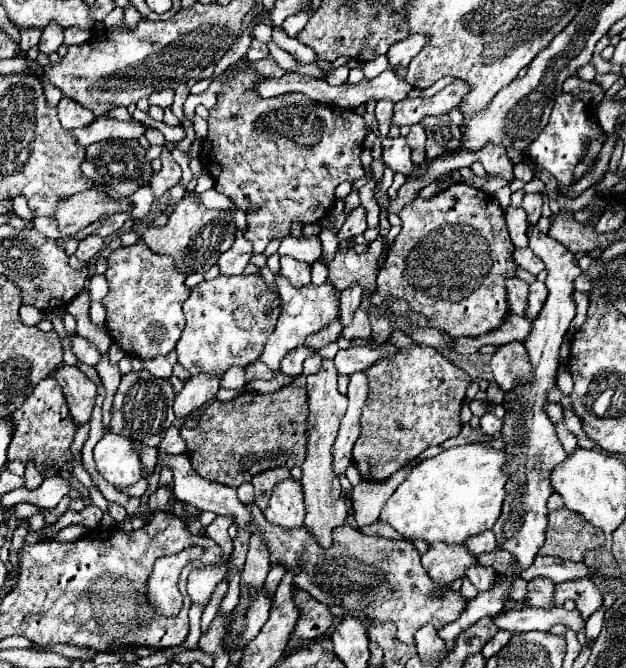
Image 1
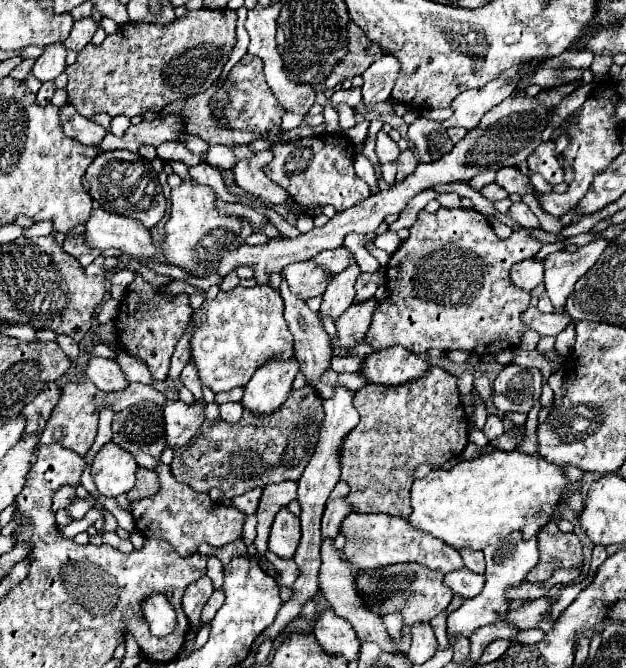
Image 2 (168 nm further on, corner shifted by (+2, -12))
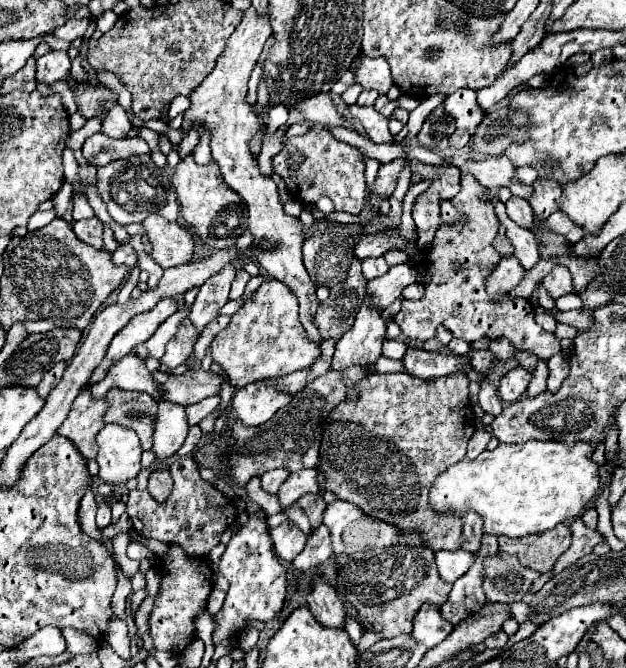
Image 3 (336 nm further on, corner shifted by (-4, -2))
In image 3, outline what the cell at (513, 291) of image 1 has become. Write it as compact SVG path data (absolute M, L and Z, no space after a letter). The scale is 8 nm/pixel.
M580 308L580 310L568 310L568 312L562 312L562 310L548 310L556 322L560 324L568 324L568 326L574 326L578 330L586 330L592 326L592 310L590 308Z

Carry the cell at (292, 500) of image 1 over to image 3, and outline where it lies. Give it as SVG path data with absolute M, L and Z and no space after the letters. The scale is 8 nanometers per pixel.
M284 522L278 528L270 530L272 542L274 542L274 550L276 554L286 560L292 562L304 548L308 536L294 524L294 522Z

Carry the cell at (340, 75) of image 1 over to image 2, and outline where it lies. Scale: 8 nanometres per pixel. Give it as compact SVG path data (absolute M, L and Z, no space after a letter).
M348 88L348 90L336 90L334 96L332 96L332 102L334 104L340 104L340 102L346 102L348 106L358 106L362 100L362 92L358 88Z

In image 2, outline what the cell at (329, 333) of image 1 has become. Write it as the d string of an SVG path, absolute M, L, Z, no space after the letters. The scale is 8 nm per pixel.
M366 300L366 302L358 302L352 304L342 316L340 320L336 320L336 328L338 328L338 338L332 342L334 348L338 346L354 346L358 340L364 338L366 330L372 324L372 314L378 308L378 300Z

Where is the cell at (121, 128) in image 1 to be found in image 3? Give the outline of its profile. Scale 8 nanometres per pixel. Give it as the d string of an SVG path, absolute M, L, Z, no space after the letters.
M248 8L244 12L242 22L234 30L232 38L226 42L224 52L216 60L216 68L188 96L190 108L182 116L184 116L184 120L202 122L202 126L206 126L210 130L212 156L218 162L226 184L230 188L234 188L248 206L248 214L250 214L248 232L252 232L254 242L272 240L280 246L278 250L272 250L272 252L254 250L256 260L272 278L284 282L296 294L300 323L306 330L307 337L319 344L321 336L314 324L314 315L320 302L316 298L316 286L310 280L310 276L302 264L302 242L304 242L302 228L298 226L298 222L292 216L288 216L282 210L282 202L280 202L274 180L260 172L258 158L254 154L250 154L250 138L254 138L254 134L258 134L258 130L262 130L262 124L258 122L258 116L252 112L252 106L246 102L246 94L248 94L246 84L248 84L250 72L256 66L256 60L262 52L262 46L270 38L270 34L272 34L272 26L270 26L268 14L260 16L254 8Z

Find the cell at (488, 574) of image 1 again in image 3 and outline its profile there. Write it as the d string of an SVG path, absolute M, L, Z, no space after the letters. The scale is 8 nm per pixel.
M464 550L436 552L436 566L438 566L442 580L446 580L446 582L456 582L462 574L466 574L466 570L472 566L472 562L474 562L474 554L464 552Z

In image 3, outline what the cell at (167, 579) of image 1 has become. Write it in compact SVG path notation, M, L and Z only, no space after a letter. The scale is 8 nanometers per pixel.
M190 456L178 458L170 466L170 474L174 480L172 494L166 498L166 502L158 504L148 490L130 490L126 512L130 516L130 522L134 530L146 538L156 538L164 544L180 544L186 554L193 557L207 556L216 545L220 543L220 537L224 530L228 530L236 522L236 506L234 502L224 496L220 490L216 490L210 482L206 482L196 462Z

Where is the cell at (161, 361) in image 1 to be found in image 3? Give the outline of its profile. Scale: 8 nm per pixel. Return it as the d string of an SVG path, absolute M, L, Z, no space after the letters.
M228 264L218 274L214 274L212 278L208 278L200 286L200 292L196 296L192 312L188 316L192 320L192 324L194 324L194 328L196 328L198 334L202 334L202 330L218 316L218 310L228 302L230 282L234 280L236 270L238 270L236 264Z

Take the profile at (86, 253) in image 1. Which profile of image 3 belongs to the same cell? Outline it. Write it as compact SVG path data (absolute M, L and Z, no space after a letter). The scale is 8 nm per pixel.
M122 244L122 246L118 246L114 252L112 252L112 262L114 264L126 264L126 266L134 266L136 264L136 252L134 252L134 248L132 246L128 246L128 244Z

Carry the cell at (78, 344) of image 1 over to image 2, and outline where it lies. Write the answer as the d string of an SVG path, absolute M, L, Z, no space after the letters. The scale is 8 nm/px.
M92 358L86 368L88 380L92 380L102 392L118 392L128 388L128 380L122 368L114 360Z

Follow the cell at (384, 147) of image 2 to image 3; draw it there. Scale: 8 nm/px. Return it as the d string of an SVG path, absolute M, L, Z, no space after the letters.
M354 104L354 106L350 106L350 112L352 112L352 116L356 116L362 122L362 126L372 142L376 142L376 144L394 142L394 136L388 130L388 118L378 114L372 106L364 108L364 106Z

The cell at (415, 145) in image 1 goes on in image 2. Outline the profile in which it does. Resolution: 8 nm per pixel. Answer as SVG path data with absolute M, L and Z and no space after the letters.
M404 150L400 156L398 156L398 174L396 174L396 182L398 180L404 180L404 176L408 176L408 174L412 174L414 170L416 170L416 166L418 166L418 162L416 162L416 156L414 156L414 152L412 150Z

